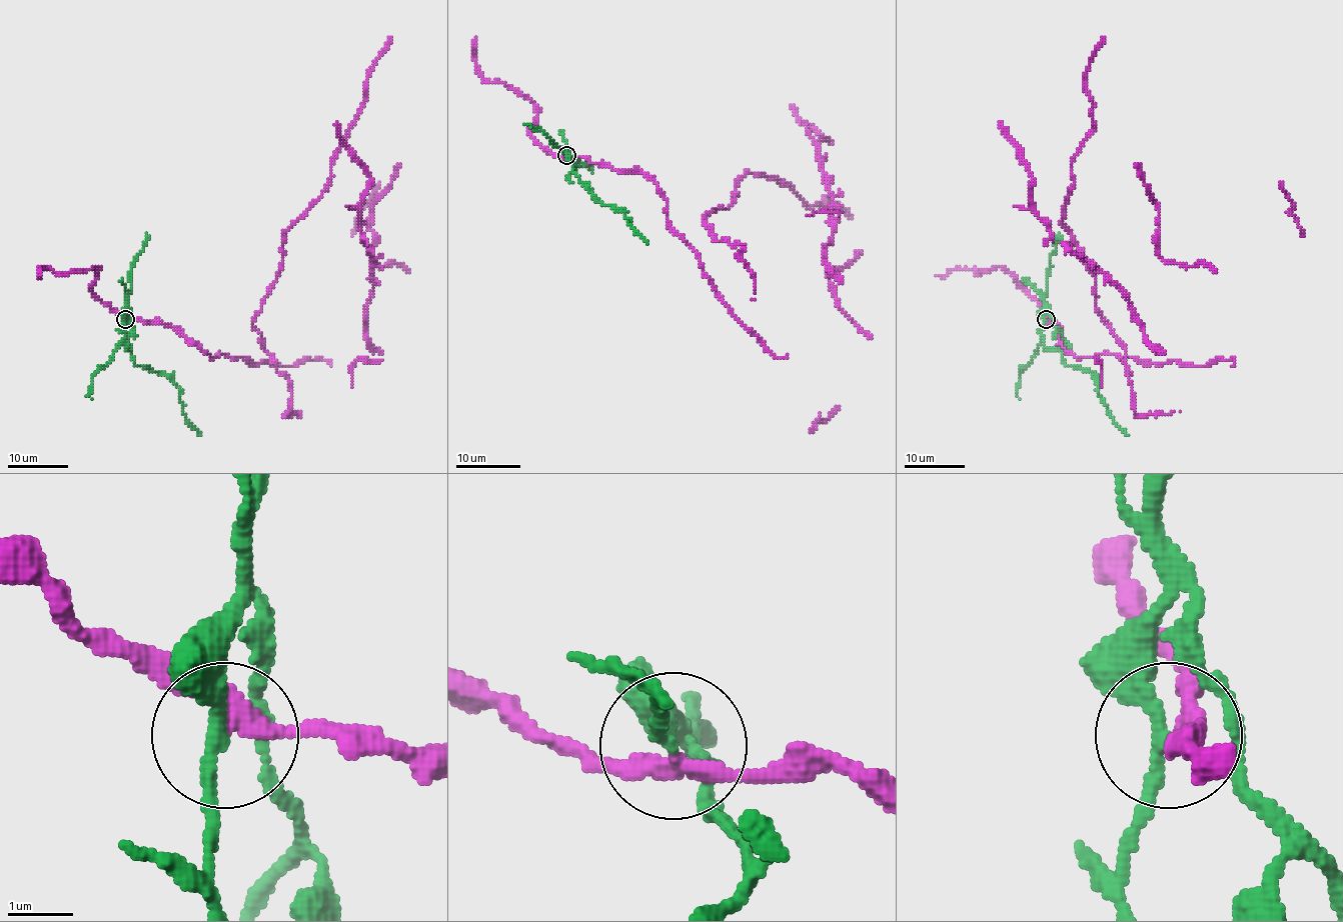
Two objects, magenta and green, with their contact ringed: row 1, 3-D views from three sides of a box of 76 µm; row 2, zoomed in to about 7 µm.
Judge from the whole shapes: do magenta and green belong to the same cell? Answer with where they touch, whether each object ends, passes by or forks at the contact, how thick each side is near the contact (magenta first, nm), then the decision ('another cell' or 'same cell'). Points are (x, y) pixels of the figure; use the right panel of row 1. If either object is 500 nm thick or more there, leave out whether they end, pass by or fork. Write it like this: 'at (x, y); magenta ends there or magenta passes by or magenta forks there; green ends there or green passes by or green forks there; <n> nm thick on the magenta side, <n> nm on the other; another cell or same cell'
at (1046, 319); magenta passes by; green passes by; 280 nm thick on the magenta side, 200 nm on the other; another cell

